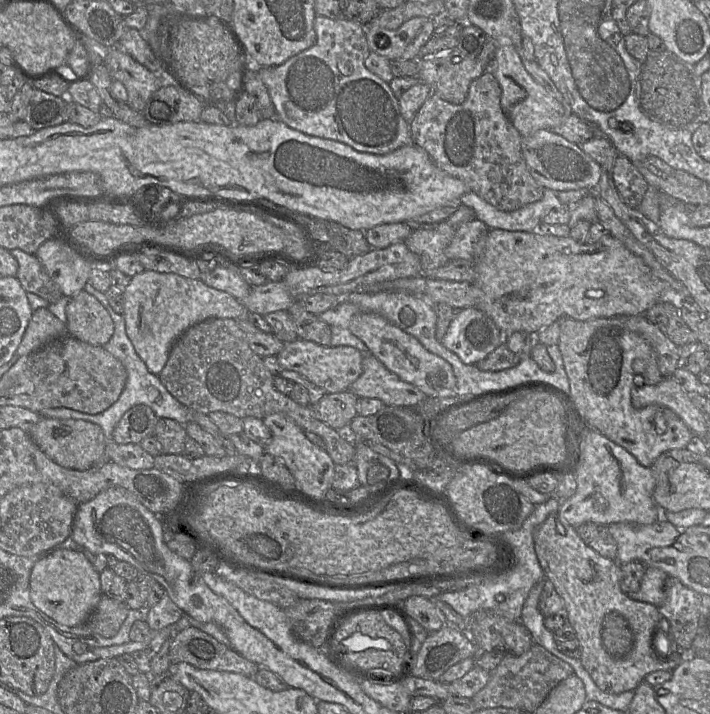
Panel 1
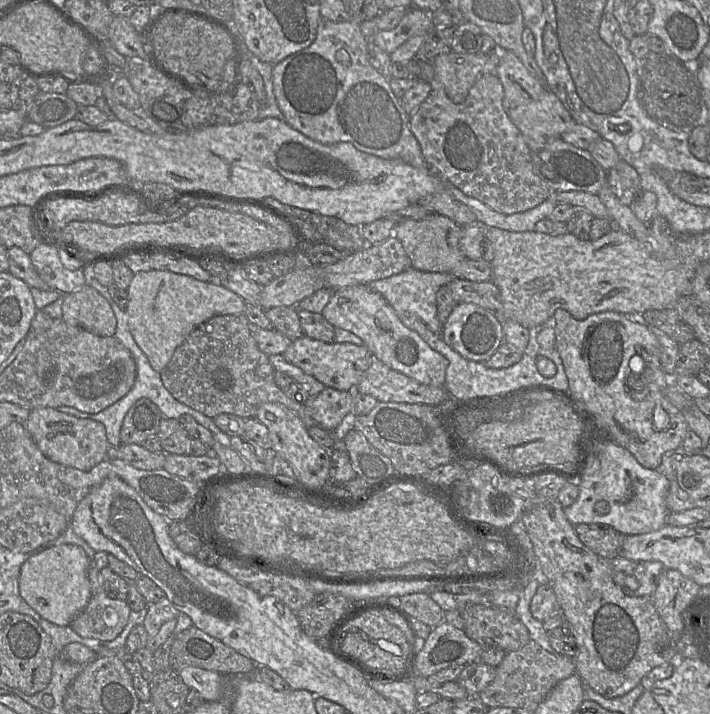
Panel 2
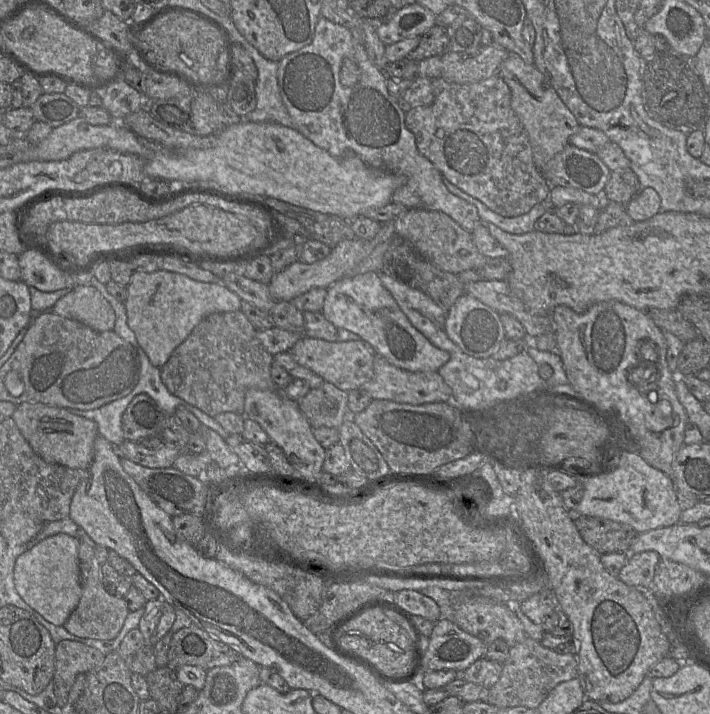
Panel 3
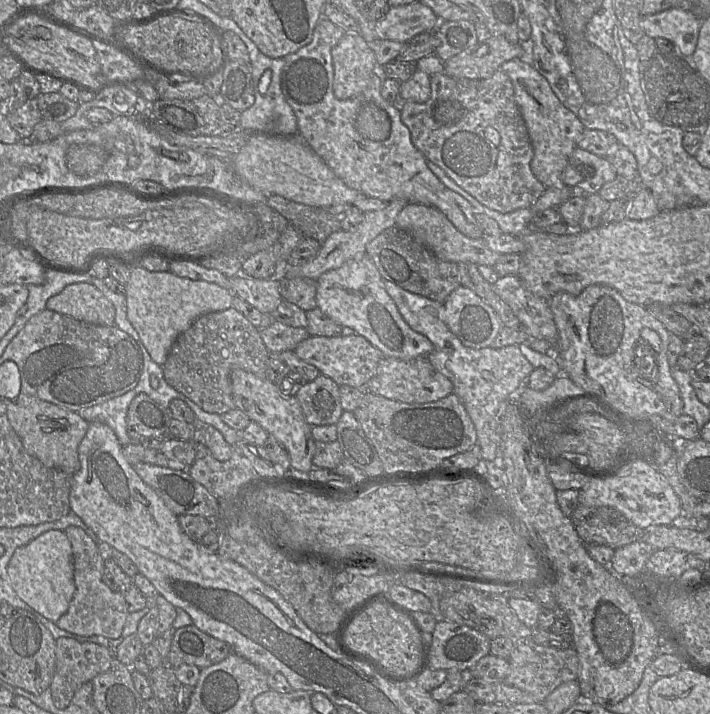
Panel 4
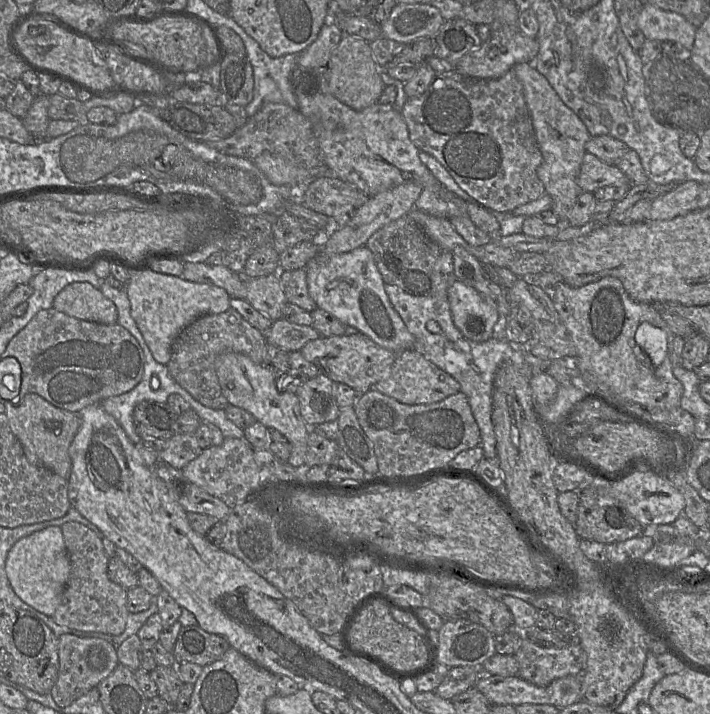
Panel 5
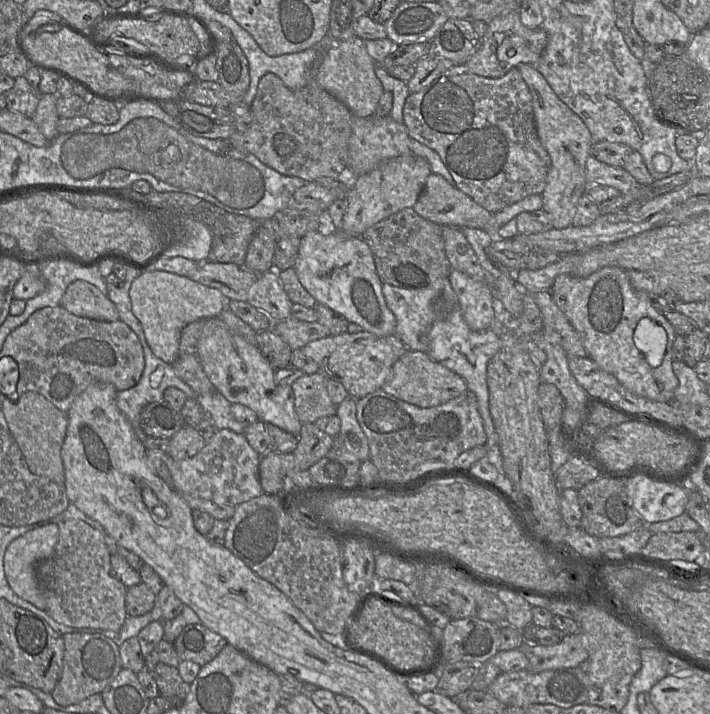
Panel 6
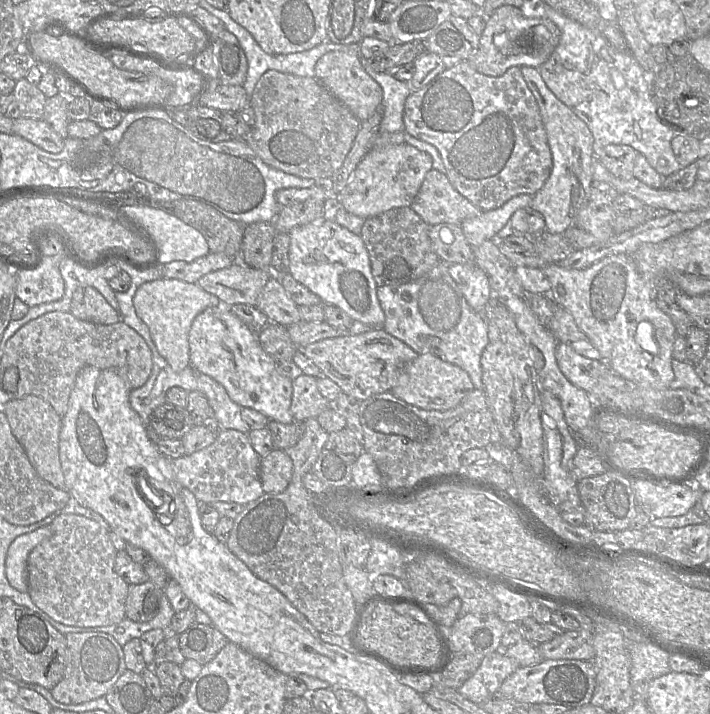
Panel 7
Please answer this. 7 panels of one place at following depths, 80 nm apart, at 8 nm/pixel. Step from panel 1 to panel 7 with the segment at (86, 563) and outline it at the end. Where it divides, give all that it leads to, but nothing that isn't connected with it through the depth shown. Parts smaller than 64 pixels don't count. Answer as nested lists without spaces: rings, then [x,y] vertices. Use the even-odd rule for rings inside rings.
[[[51,525],[18,536],[10,544],[6,555],[5,574],[9,584],[22,593],[28,592],[27,560],[30,552],[52,535]]]

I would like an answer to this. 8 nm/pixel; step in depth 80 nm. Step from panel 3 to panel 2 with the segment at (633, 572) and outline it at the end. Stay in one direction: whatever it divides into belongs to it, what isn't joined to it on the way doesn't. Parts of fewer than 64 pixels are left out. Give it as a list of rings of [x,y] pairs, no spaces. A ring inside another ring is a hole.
[[[659,561],[638,562],[633,575],[627,576],[624,581],[624,593],[635,597],[651,596],[666,569]]]

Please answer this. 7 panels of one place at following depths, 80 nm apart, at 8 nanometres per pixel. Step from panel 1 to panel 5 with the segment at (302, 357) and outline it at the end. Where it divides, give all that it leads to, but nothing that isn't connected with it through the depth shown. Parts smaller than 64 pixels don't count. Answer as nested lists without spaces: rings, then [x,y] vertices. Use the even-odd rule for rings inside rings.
[[[363,333],[319,337],[307,342],[300,350],[302,356],[314,363],[319,372],[333,382],[344,383],[359,394],[365,393],[390,372],[397,353],[376,344]]]

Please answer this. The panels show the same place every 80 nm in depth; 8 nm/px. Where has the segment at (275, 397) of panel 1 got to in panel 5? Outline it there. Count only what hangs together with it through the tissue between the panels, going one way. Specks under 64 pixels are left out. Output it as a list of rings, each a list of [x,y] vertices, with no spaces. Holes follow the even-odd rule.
[[[230,307],[223,313],[204,315],[185,327],[173,343],[167,367],[173,379],[202,405],[225,410],[230,403],[222,393],[215,370],[217,357],[222,353],[236,352],[248,356],[257,364],[263,364],[266,351],[265,334]]]

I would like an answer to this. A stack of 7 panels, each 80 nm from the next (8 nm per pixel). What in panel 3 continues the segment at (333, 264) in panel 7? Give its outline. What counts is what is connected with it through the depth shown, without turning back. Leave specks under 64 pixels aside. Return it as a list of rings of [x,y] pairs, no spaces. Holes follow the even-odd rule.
[[[366,272],[345,276],[327,288],[323,316],[336,328],[344,328],[368,342],[375,352],[391,364],[411,372],[436,372],[447,363],[447,351],[434,346],[414,328],[390,292],[382,285],[379,274]]]

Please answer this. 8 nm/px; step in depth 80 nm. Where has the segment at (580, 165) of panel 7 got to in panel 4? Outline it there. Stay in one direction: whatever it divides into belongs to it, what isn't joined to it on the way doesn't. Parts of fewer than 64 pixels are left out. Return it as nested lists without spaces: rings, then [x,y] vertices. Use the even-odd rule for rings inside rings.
[[[527,57],[514,58],[504,62],[500,69],[512,81],[515,101],[526,124],[534,156],[531,161],[531,170],[534,176],[546,187],[562,189],[562,173],[568,164],[568,159],[583,131],[584,125],[578,117],[567,109],[558,99],[542,76],[530,63]]]

